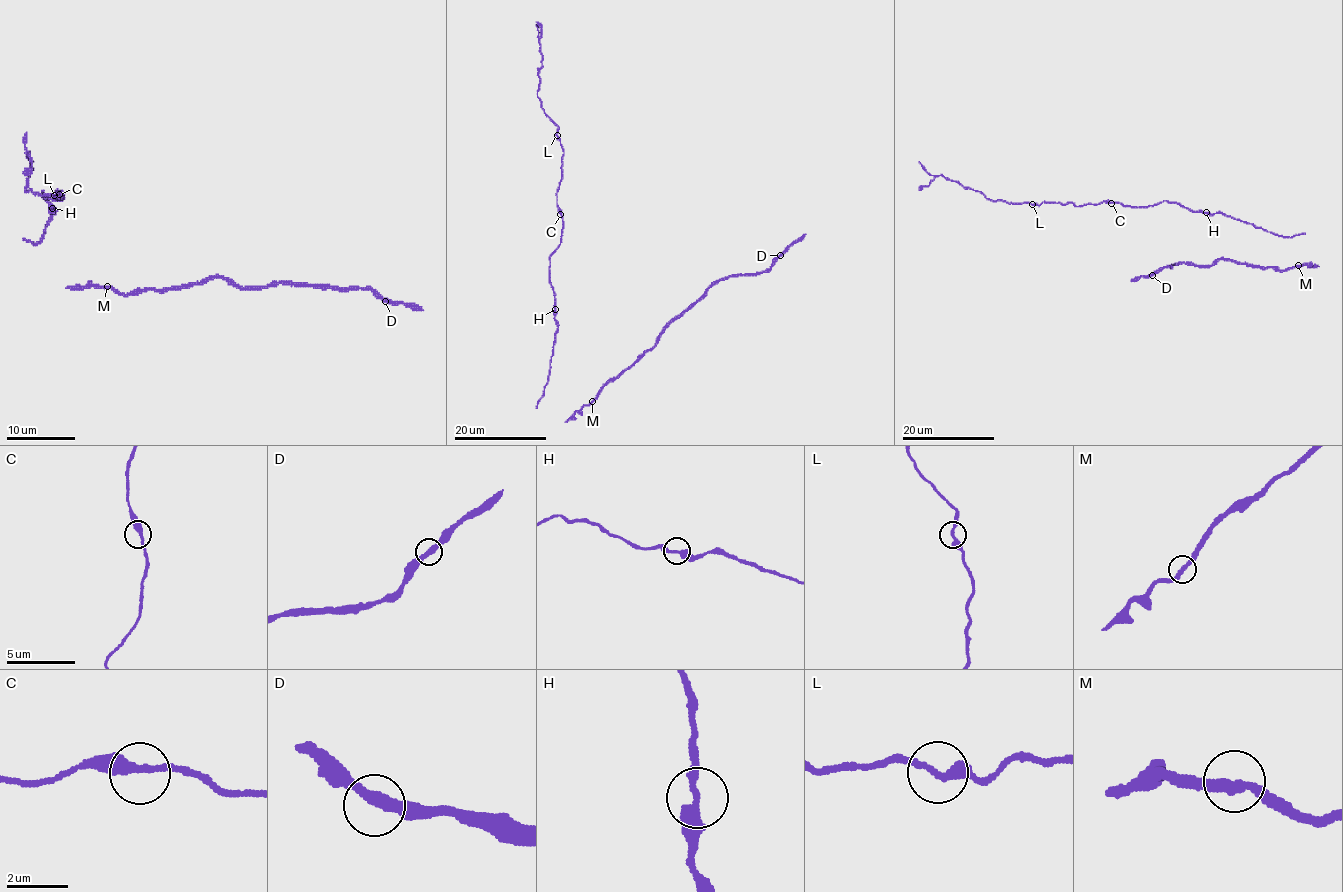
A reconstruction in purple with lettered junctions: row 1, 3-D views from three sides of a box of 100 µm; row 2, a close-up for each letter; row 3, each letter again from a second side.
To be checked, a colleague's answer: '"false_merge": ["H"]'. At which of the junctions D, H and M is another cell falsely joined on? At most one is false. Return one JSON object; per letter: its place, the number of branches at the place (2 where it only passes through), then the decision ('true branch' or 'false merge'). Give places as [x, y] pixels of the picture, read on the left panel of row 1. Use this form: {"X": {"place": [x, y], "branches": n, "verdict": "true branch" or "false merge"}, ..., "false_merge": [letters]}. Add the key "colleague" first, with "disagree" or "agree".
{"colleague": "disagree", "D": {"place": [385, 301], "branches": 2, "verdict": "true branch"}, "H": {"place": [52, 208], "branches": 2, "verdict": "true branch"}, "M": {"place": [107, 286], "branches": 2, "verdict": "true branch"}, "false_merge": []}

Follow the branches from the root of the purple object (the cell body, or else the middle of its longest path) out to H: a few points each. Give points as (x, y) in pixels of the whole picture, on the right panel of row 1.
H: (1259, 228), (1221, 213), (1206, 212)

